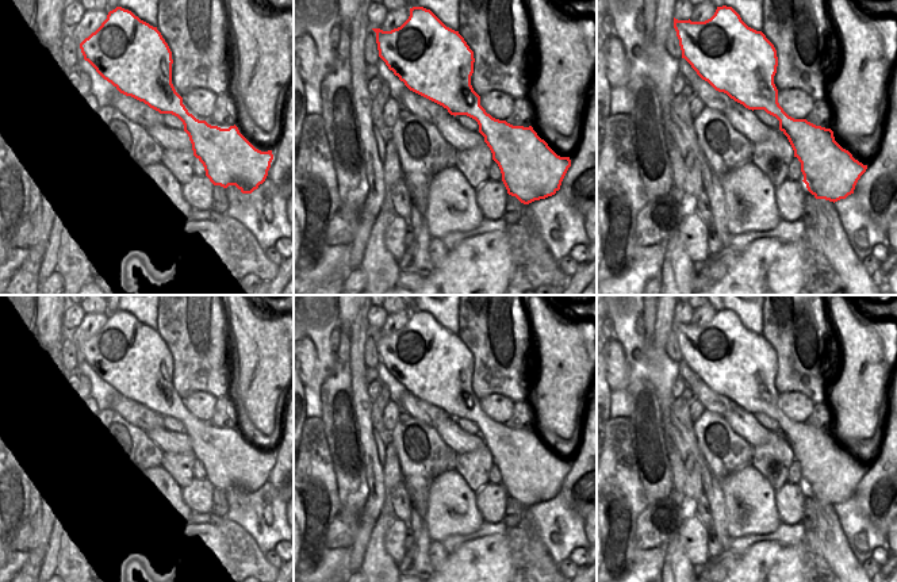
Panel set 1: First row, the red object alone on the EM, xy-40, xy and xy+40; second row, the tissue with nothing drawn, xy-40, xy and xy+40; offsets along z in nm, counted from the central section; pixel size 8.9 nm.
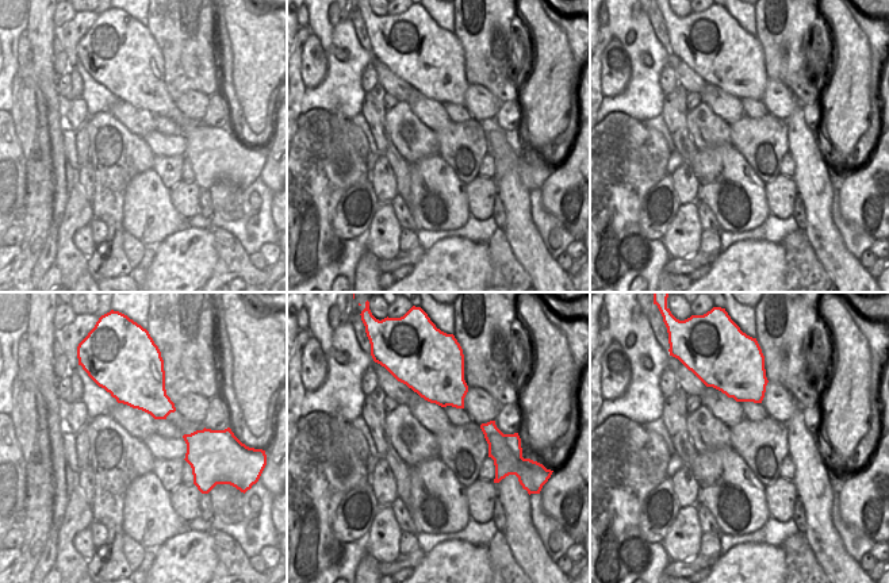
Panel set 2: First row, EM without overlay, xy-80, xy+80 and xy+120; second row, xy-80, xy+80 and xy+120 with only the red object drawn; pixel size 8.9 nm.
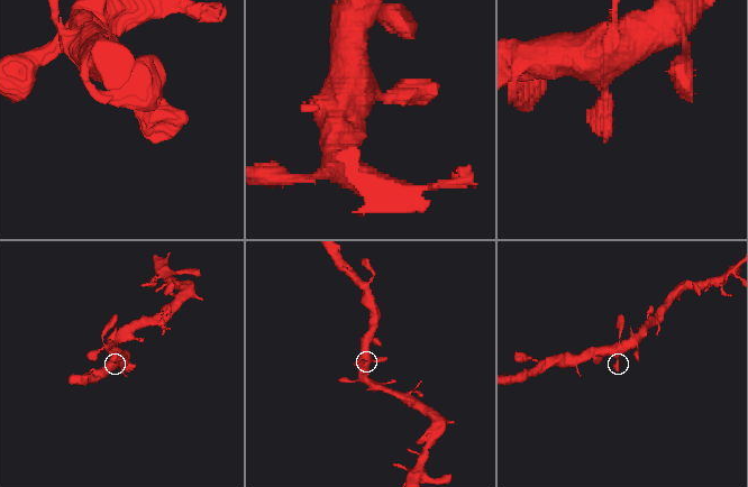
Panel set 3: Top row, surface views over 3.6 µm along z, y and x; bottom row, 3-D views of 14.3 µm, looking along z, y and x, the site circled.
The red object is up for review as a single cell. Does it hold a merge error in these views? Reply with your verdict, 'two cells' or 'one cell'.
one cell

